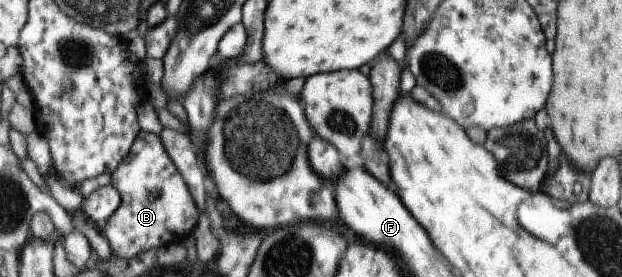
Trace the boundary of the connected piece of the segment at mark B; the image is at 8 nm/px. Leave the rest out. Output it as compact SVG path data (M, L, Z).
M142 130L134 142L130 155L122 162L121 167L112 174L112 185L120 192L122 206L118 208L113 219L105 226L104 236L116 256L129 260L141 255L146 250L178 244L186 236L194 235L194 230L200 222L201 212L190 193L185 177L182 176L172 157L166 152L165 144L162 144L160 135Z

